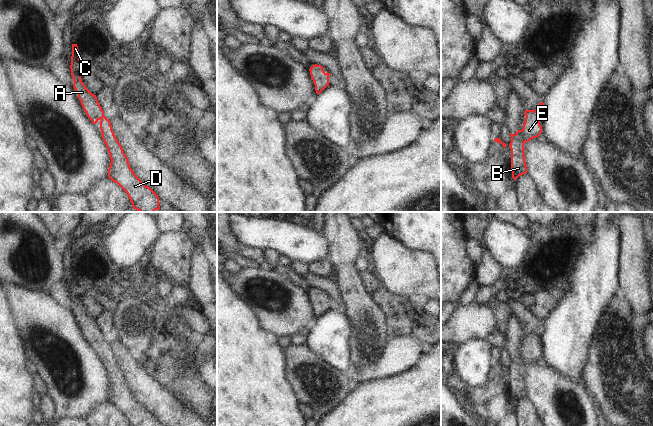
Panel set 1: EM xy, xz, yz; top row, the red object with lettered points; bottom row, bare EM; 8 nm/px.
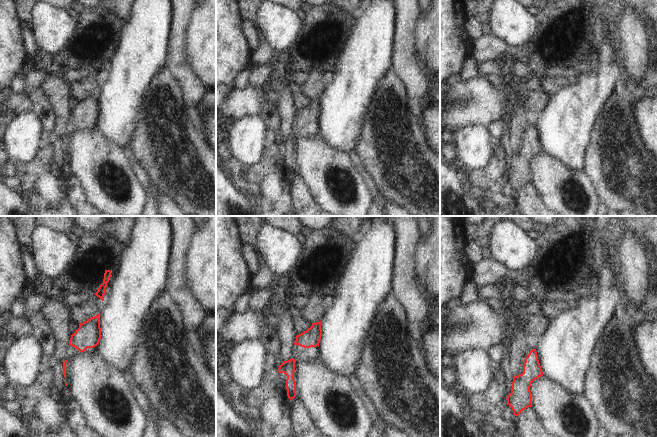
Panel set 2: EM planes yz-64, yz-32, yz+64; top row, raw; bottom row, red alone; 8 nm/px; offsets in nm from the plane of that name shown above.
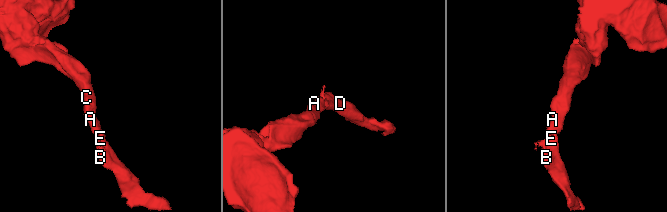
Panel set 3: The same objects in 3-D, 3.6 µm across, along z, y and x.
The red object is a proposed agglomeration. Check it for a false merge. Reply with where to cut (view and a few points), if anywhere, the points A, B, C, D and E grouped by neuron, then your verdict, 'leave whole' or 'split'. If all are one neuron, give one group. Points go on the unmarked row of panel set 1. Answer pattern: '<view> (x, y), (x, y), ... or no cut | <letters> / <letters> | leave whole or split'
no cut | A B C D E | leave whole

